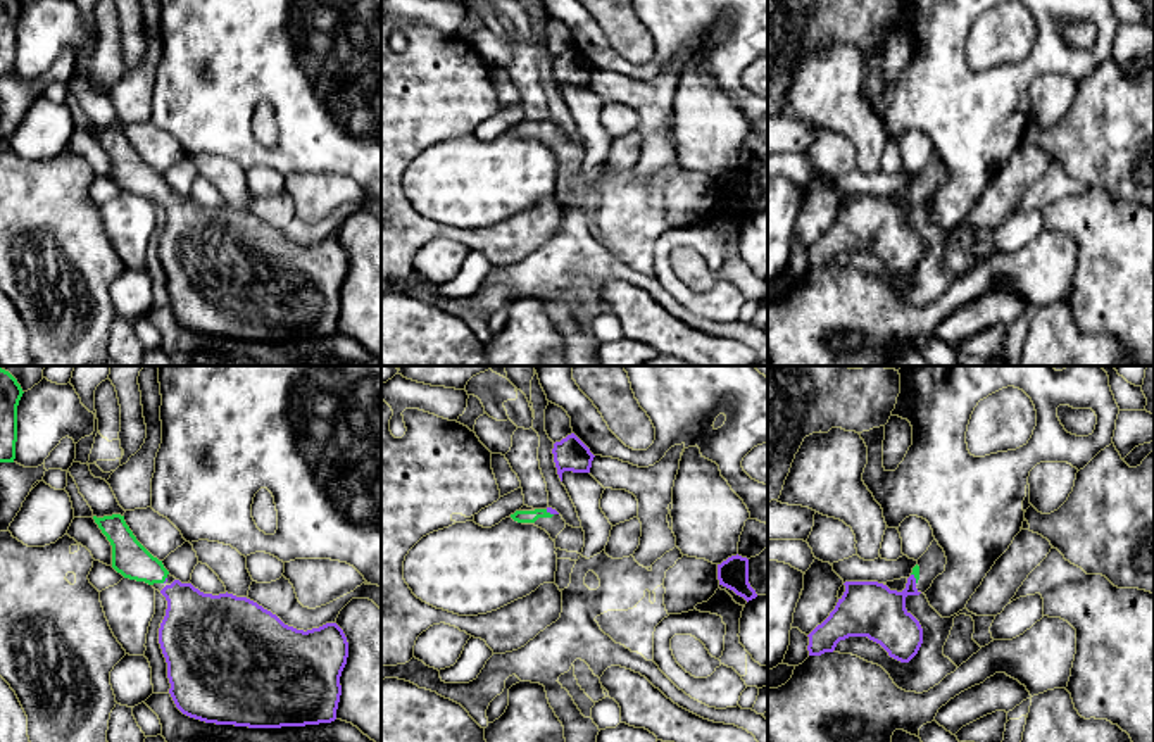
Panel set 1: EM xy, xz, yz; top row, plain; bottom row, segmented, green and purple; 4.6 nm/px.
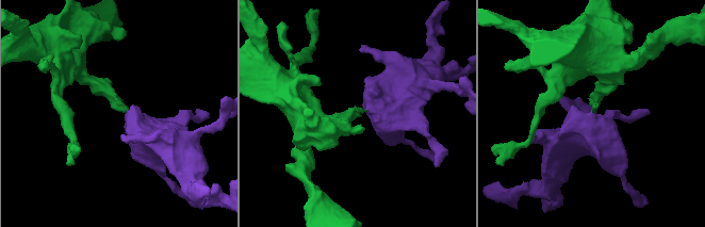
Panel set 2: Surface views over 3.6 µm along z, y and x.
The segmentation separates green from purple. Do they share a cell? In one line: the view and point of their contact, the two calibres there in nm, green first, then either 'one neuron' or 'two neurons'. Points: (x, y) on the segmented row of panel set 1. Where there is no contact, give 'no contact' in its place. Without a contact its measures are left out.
contact yz (915, 577); calibres 30 and 260 nm; one neuron

